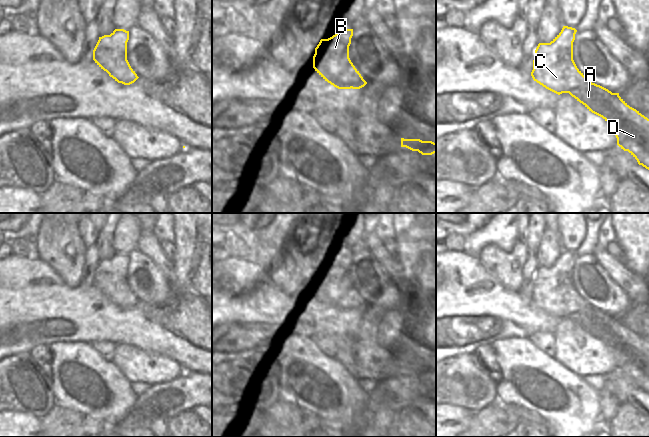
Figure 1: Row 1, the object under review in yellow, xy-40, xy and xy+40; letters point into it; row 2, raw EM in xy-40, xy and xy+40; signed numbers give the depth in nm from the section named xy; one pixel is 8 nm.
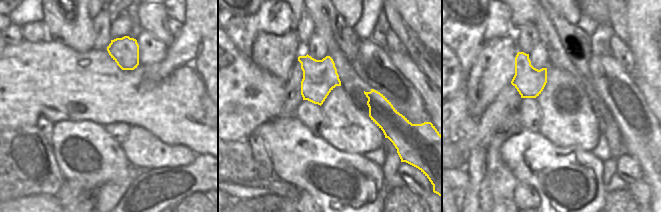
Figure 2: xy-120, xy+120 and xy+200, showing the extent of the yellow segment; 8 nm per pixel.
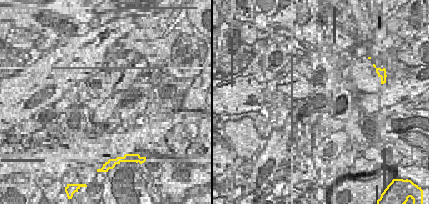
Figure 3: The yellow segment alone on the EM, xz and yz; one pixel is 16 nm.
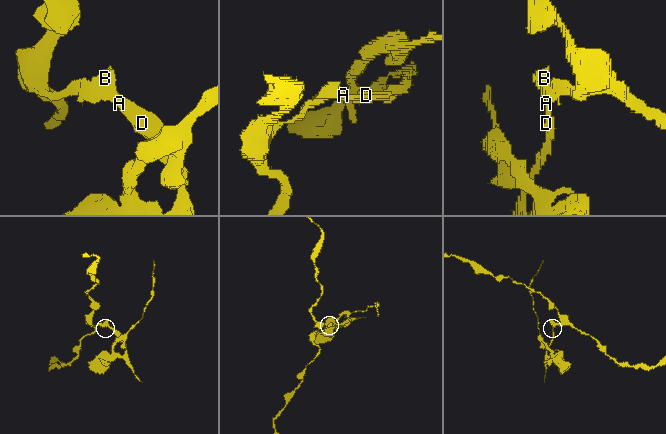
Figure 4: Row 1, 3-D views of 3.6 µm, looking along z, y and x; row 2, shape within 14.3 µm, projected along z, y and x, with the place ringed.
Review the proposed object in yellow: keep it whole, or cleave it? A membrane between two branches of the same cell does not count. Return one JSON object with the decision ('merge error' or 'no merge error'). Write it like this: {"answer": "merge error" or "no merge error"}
{"answer": "merge error"}

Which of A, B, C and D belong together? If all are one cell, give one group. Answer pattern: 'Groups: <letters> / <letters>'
Groups: A D / B C.

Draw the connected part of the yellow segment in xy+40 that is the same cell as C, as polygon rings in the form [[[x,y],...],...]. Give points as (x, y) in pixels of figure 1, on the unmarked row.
[[[563,250],[550,267],[539,267],[535,274],[533,304],[558,319],[569,317],[589,305],[573,284],[576,256],[575,252]]]

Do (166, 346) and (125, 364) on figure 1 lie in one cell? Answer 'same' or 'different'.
different

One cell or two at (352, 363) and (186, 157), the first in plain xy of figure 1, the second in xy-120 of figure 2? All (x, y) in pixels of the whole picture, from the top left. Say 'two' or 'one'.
one

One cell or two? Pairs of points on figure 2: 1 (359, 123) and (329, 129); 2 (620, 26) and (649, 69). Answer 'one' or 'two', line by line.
1: one
2: two

